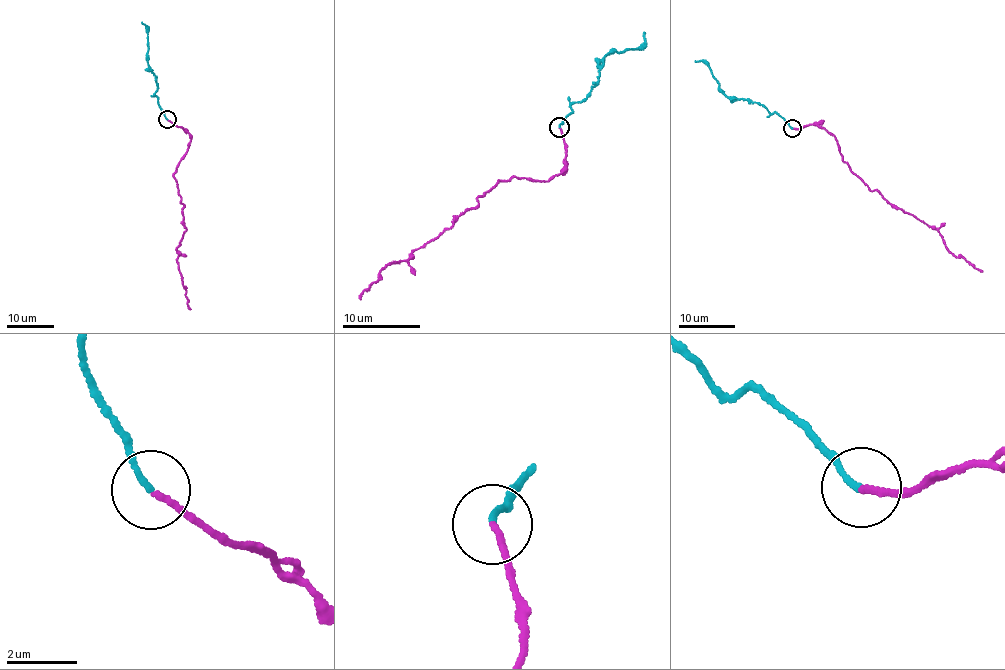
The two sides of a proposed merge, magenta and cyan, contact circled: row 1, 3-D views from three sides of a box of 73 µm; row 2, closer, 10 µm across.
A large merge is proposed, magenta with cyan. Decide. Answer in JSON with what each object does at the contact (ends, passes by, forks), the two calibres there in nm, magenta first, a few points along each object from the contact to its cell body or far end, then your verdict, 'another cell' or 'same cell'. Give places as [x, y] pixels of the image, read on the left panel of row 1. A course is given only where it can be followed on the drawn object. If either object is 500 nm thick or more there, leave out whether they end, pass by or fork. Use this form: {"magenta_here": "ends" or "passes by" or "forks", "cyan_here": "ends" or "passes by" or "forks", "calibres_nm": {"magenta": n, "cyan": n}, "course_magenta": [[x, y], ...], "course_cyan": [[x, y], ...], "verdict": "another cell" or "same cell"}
{"magenta_here": "ends", "cyan_here": "ends", "calibres_nm": {"magenta": 140, "cyan": 160}, "course_magenta": [[166, 120], [185, 129], [191, 137], [174, 177], [184, 205], [186, 227], [178, 246], [177, 260], [191, 309]], "course_cyan": [[166, 119], [154, 94], [155, 76], [148, 69], [148, 36], [146, 25], [141, 22]], "verdict": "another cell"}

